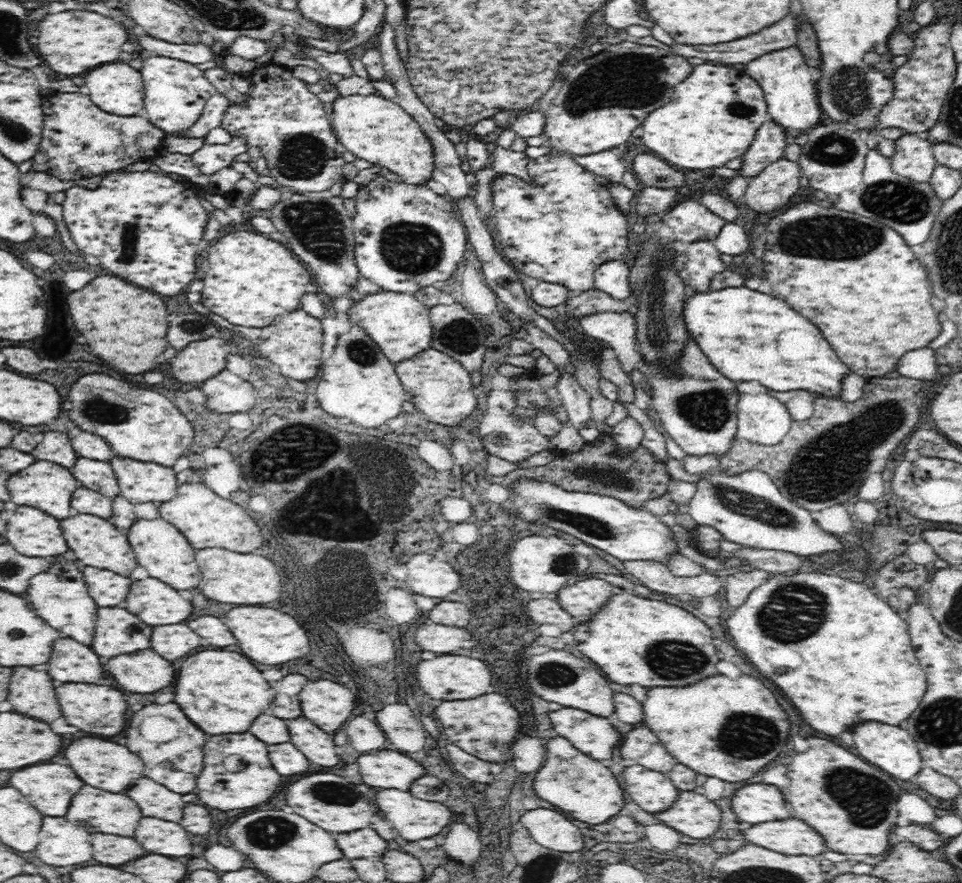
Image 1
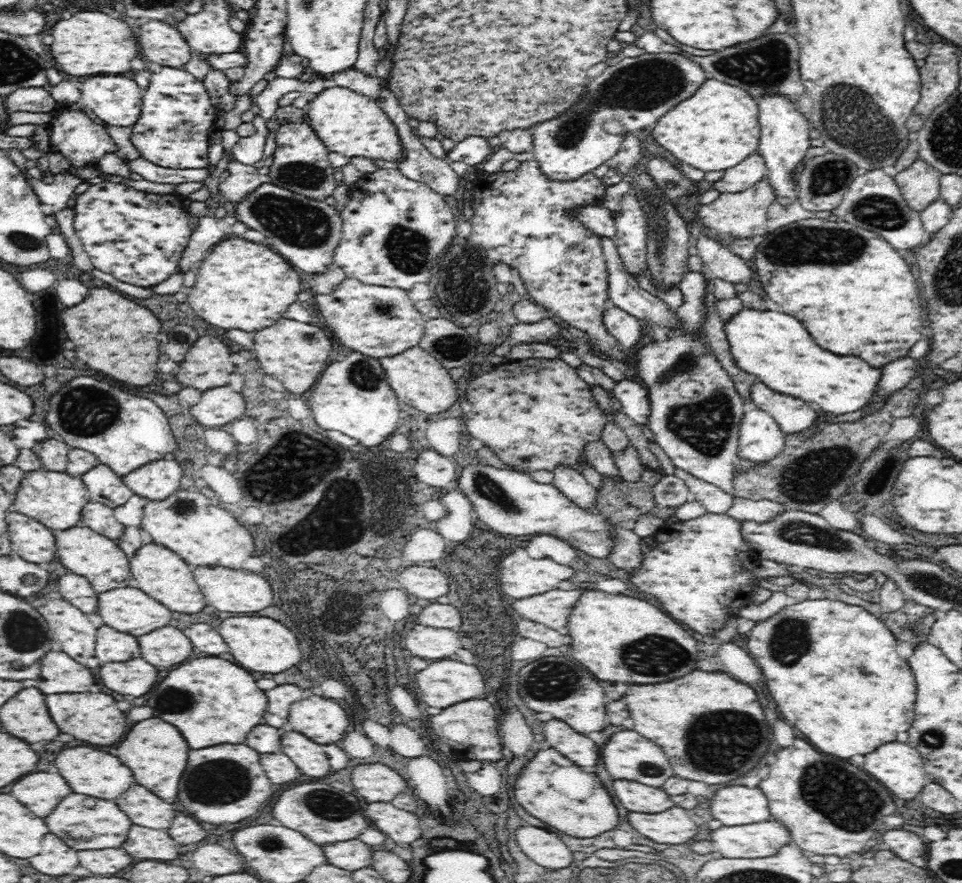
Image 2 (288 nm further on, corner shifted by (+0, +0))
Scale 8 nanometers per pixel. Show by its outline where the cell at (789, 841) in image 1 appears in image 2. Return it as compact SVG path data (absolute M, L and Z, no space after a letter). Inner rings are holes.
M760 822L712 830L710 842L722 858L766 858L788 844L790 834L780 822Z

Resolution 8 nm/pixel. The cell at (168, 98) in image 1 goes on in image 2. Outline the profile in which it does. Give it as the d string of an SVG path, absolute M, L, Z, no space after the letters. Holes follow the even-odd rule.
M160 66L162 70L158 74L152 74L150 86L144 90L142 100L142 114L138 122L132 126L132 144L140 152L142 158L174 170L190 170L190 168L206 168L210 162L210 140L216 132L216 110L210 102L210 96L204 88L204 82L198 80L194 74L190 74L186 68L174 68L174 66Z

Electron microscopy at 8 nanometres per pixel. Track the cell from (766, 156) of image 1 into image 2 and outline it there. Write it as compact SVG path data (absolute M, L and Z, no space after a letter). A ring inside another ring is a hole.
M756 152L748 160L740 162L738 166L730 168L724 172L724 176L714 184L714 190L720 194L730 194L730 192L744 192L756 182L764 180L768 176L766 160Z

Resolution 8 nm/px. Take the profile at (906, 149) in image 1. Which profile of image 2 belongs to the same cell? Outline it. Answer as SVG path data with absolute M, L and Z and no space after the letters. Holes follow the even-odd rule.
M918 158L910 168L898 172L894 178L908 206L912 206L918 212L930 206L930 202L942 198L940 196L942 172L938 172L934 166L930 166L922 158Z

